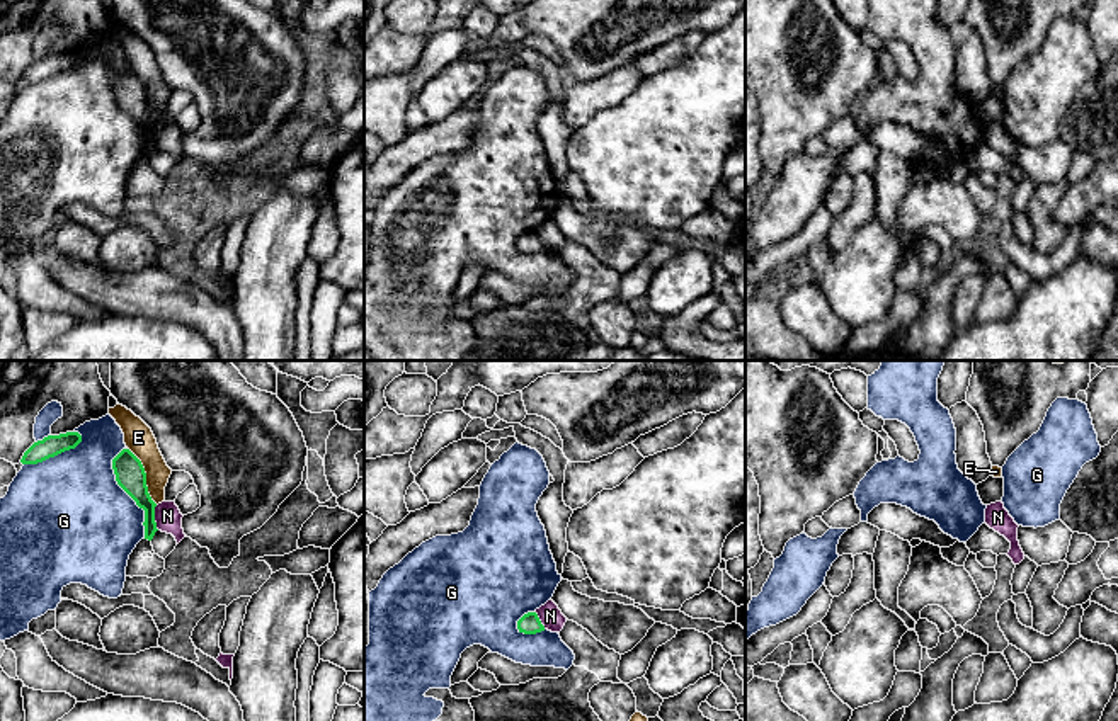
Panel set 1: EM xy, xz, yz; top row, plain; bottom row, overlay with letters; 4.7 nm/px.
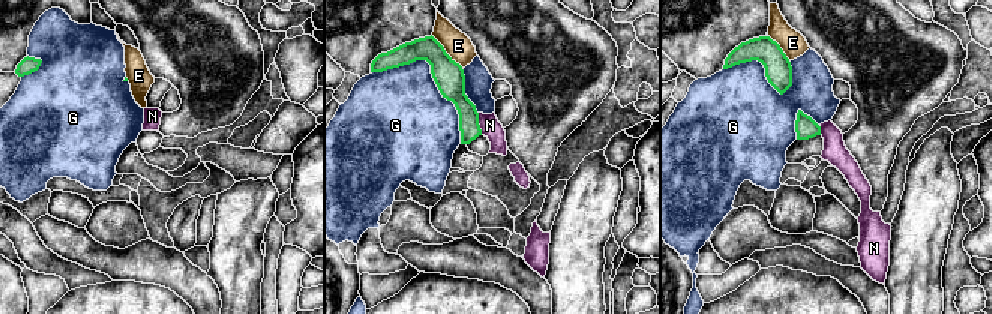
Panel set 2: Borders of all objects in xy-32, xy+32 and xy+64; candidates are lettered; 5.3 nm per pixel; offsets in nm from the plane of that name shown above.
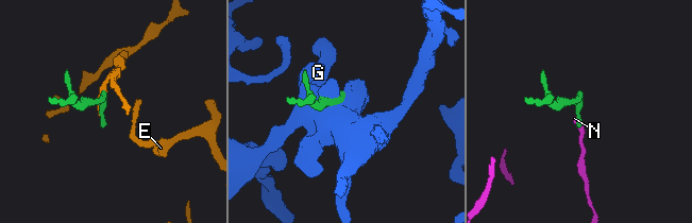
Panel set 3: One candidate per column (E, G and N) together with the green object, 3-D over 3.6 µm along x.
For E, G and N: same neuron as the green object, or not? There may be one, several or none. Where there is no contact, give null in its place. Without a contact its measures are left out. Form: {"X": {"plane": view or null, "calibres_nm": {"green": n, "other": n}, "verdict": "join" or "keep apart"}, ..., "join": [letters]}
{"E": {"plane": "xy", "calibres_nm": {"green": 140, "other": 140}, "verdict": "keep apart"}, "G": {"plane": "xy", "calibres_nm": {"green": 140, "other": 500}, "verdict": "keep apart"}, "N": {"plane": "xy", "calibres_nm": {"green": 140, "other": 130}, "verdict": "keep apart"}, "join": []}

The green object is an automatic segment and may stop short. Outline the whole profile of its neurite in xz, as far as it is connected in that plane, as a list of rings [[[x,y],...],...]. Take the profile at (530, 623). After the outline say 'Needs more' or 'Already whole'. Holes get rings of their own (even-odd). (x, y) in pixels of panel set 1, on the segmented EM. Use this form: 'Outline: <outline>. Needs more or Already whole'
Outline: [[[528,612],[517,621],[517,629],[524,634],[536,634],[545,631],[545,626],[541,624],[536,612]]]. Already whole

